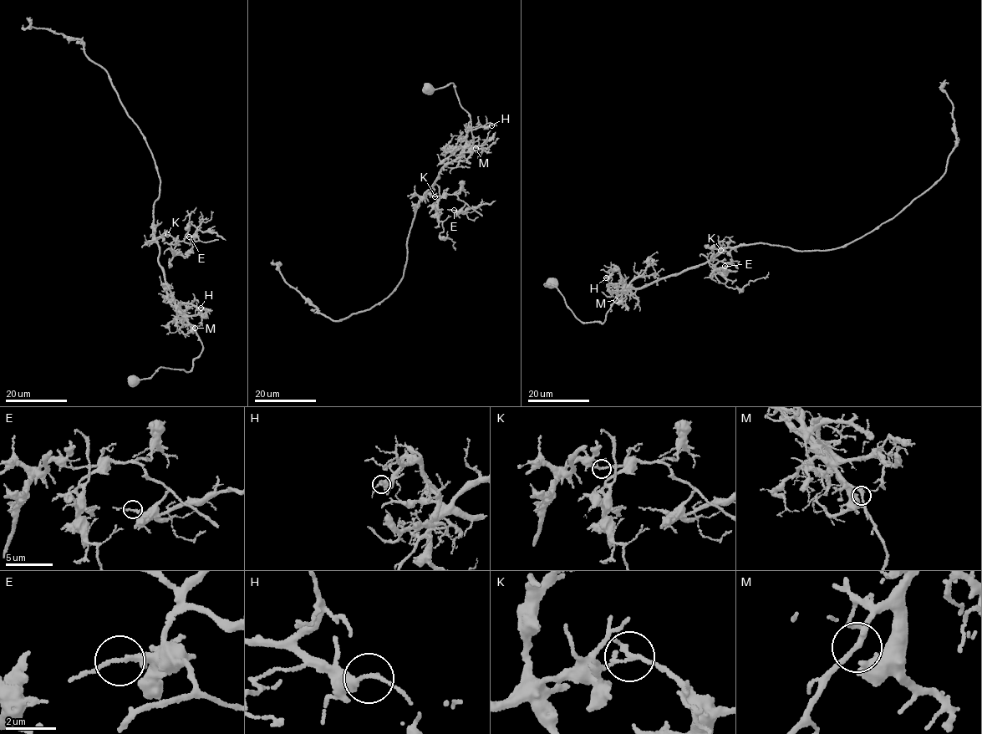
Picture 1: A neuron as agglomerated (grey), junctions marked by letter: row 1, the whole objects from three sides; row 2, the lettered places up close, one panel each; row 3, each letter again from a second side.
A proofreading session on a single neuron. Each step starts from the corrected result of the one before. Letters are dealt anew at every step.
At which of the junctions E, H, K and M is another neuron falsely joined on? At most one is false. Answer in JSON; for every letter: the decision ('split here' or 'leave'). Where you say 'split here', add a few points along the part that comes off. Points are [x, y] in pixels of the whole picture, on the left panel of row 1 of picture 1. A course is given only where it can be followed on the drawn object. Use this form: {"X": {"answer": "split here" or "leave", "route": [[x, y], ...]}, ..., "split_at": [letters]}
{"E": {"answer": "leave"}, "H": {"answer": "leave"}, "K": {"answer": "split here", "route": [[166, 234], [175, 242], [170, 245], [172, 252], [185, 257], [192, 247], [191, 237], [199, 229], [200, 211]]}, "M": {"answer": "leave"}, "split_at": ["K"]}

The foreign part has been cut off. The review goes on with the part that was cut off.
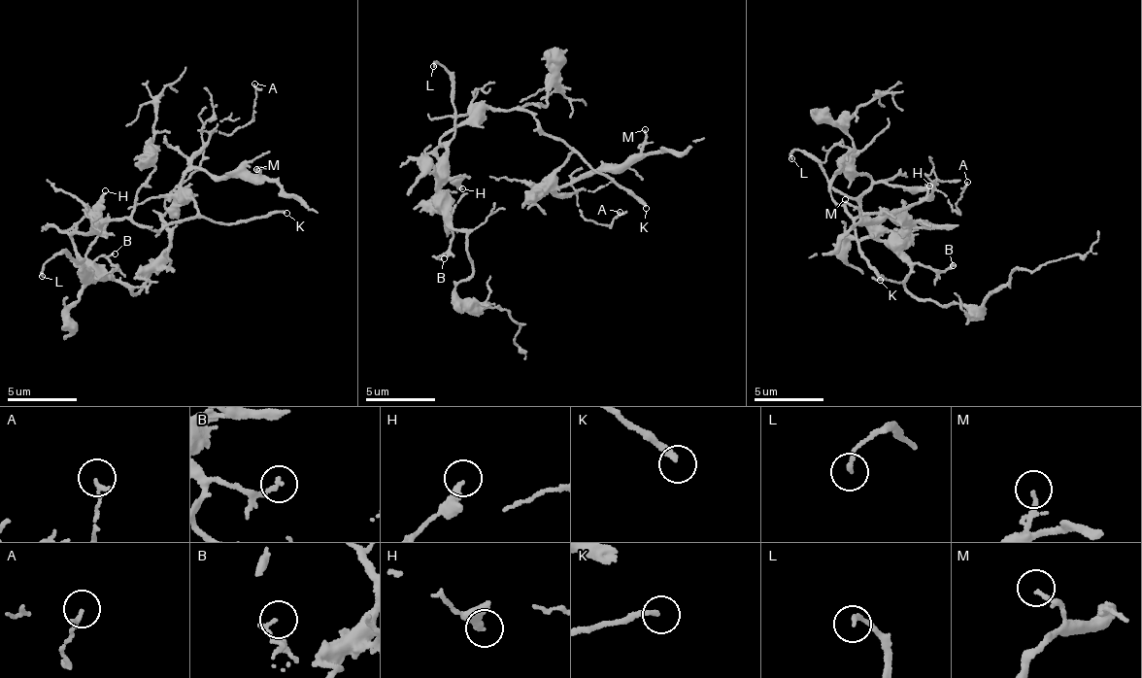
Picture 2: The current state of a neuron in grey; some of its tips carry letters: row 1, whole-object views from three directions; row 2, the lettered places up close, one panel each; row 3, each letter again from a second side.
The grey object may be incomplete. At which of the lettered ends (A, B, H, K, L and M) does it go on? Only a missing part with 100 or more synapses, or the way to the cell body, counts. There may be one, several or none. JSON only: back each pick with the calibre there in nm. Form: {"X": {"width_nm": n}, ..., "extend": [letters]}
{"K": {"width_nm": 200}, "extend": ["K"]}

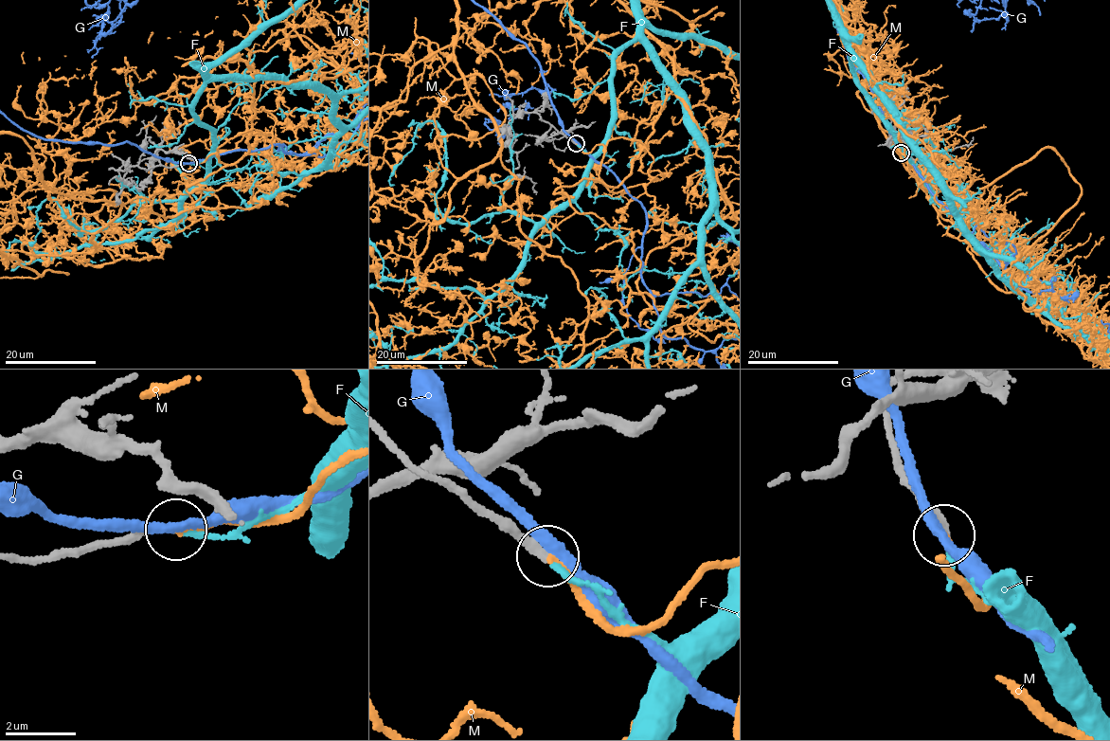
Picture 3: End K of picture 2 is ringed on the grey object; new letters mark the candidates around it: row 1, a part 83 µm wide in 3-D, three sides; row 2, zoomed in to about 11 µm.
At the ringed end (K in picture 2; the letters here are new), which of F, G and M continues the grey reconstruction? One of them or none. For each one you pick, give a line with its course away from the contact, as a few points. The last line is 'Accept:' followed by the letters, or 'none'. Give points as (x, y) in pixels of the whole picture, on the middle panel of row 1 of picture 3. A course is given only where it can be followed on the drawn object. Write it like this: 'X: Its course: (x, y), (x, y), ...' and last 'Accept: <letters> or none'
Accept: M

